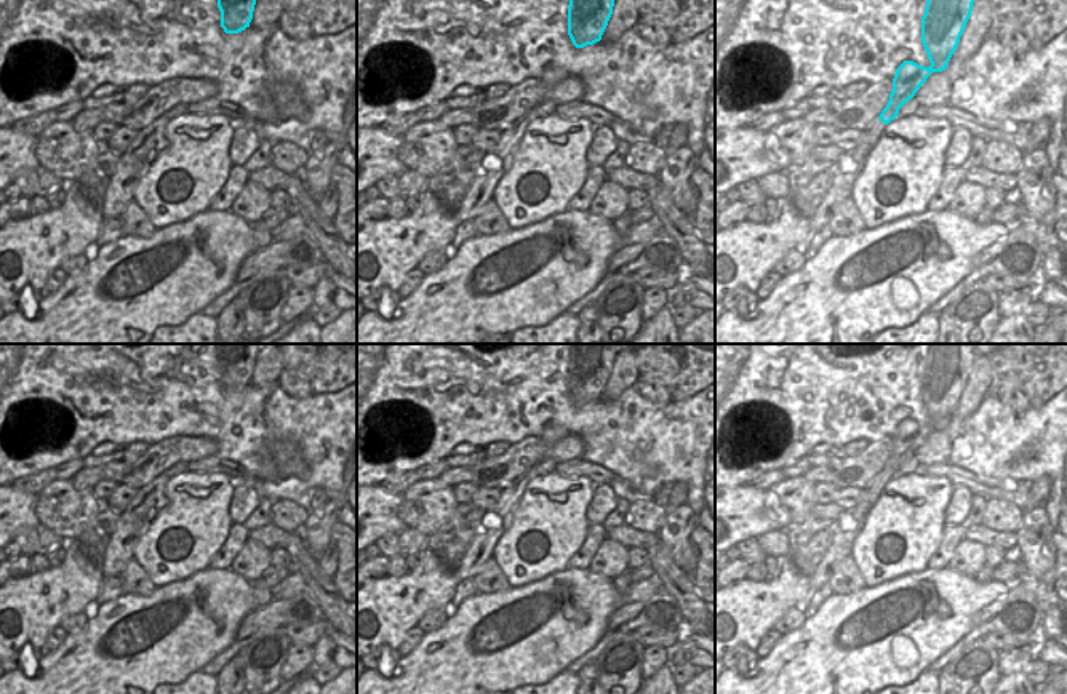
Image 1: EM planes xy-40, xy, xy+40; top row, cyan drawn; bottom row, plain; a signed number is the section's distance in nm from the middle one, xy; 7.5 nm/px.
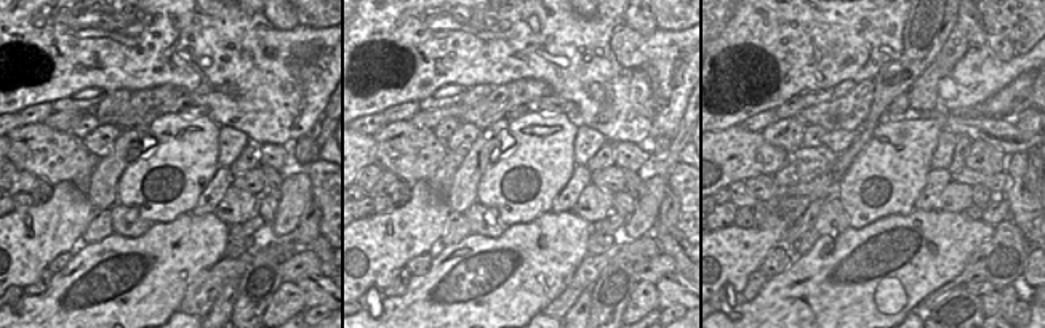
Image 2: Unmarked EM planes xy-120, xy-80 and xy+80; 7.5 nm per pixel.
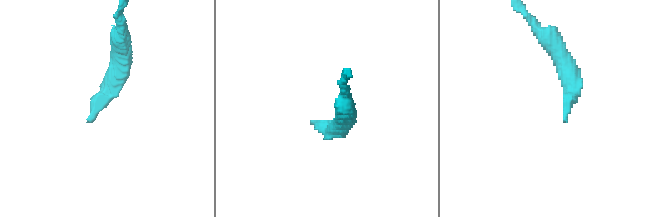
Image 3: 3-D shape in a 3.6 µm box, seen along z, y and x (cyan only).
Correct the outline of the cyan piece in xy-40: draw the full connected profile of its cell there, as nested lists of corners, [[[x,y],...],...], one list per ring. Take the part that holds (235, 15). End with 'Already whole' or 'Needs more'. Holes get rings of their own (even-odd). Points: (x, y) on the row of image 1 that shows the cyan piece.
[[[218,0],[221,27],[226,34],[238,34],[250,27],[256,0]]]. Already whole.

